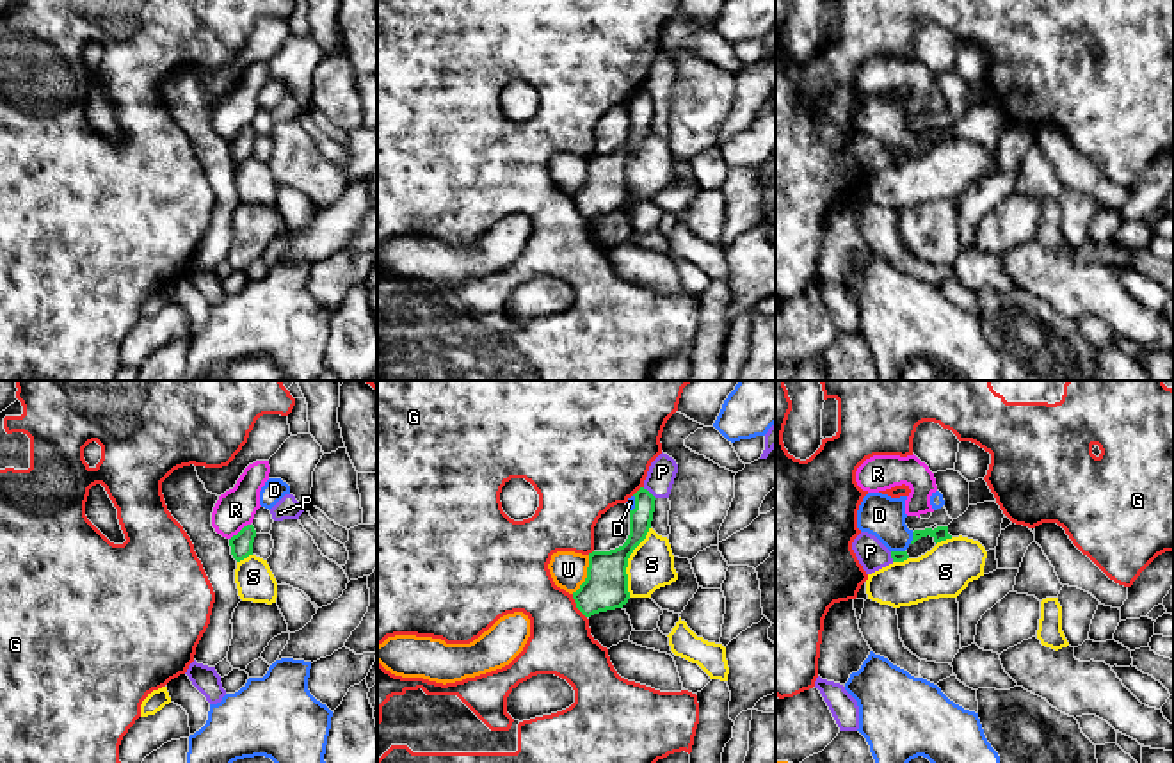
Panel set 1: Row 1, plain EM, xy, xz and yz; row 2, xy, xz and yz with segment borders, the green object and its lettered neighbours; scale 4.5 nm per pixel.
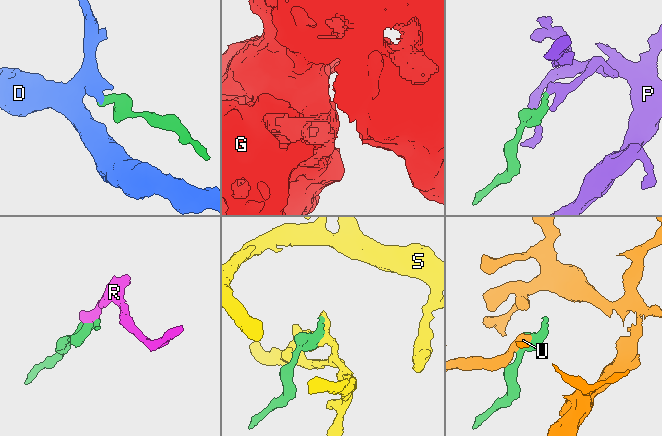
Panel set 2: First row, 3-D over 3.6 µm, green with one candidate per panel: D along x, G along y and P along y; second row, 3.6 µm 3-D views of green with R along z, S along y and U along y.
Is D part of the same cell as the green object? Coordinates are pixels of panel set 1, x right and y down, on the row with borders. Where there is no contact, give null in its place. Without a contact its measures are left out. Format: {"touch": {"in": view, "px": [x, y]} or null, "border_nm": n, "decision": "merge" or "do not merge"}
{"touch": {"in": "yz", "px": [913, 538]}, "border_nm": 60, "decision": "merge"}

